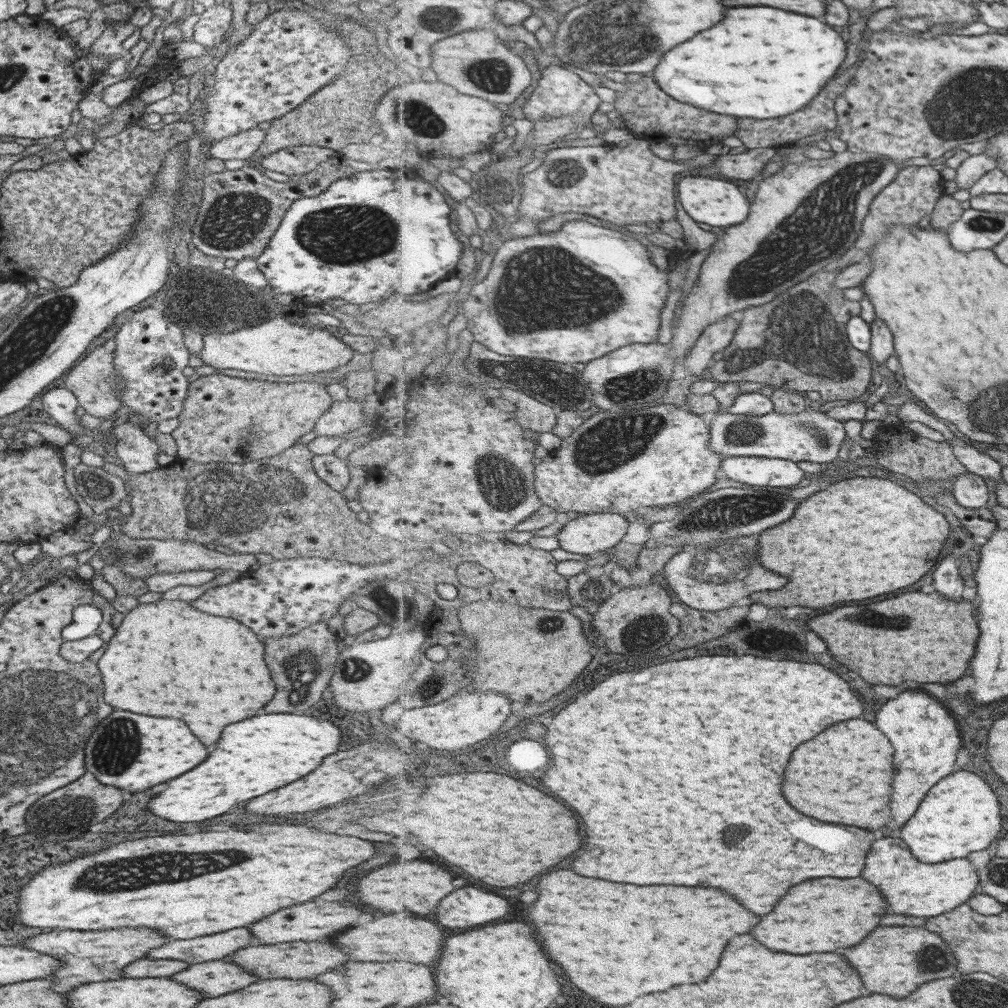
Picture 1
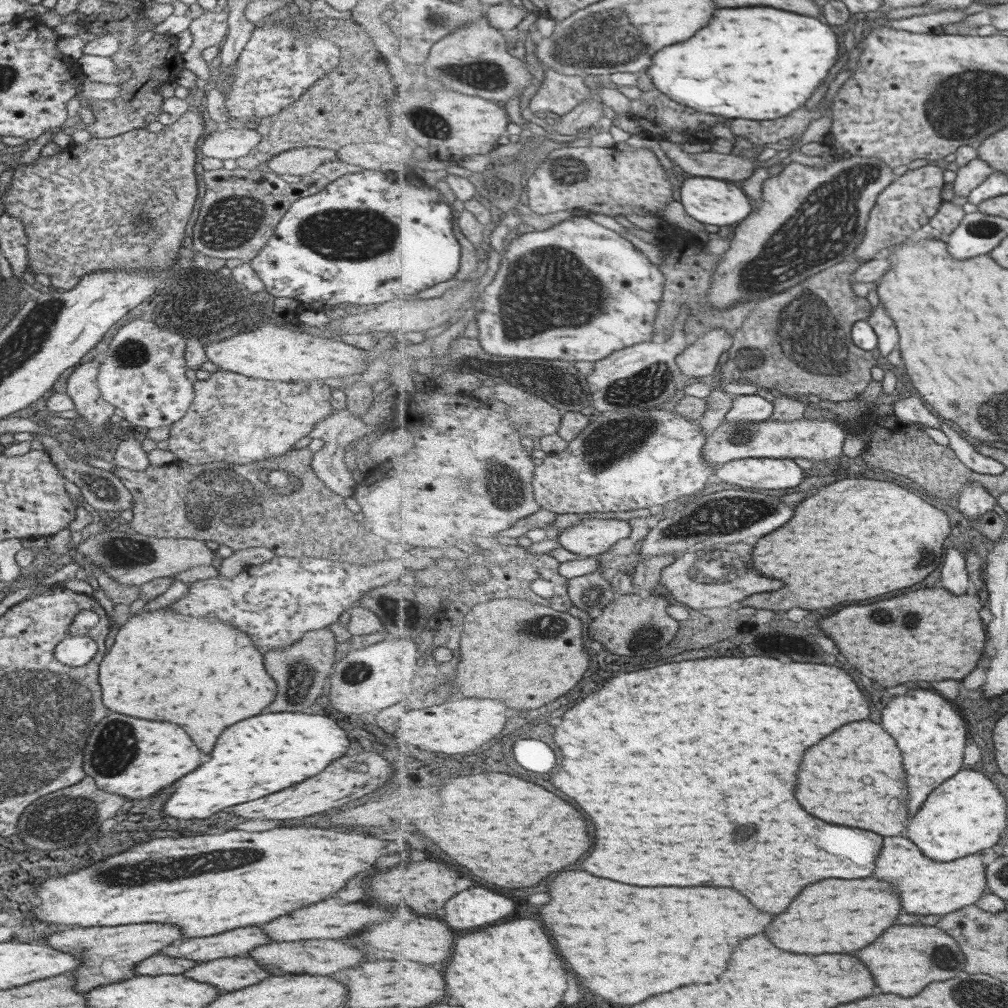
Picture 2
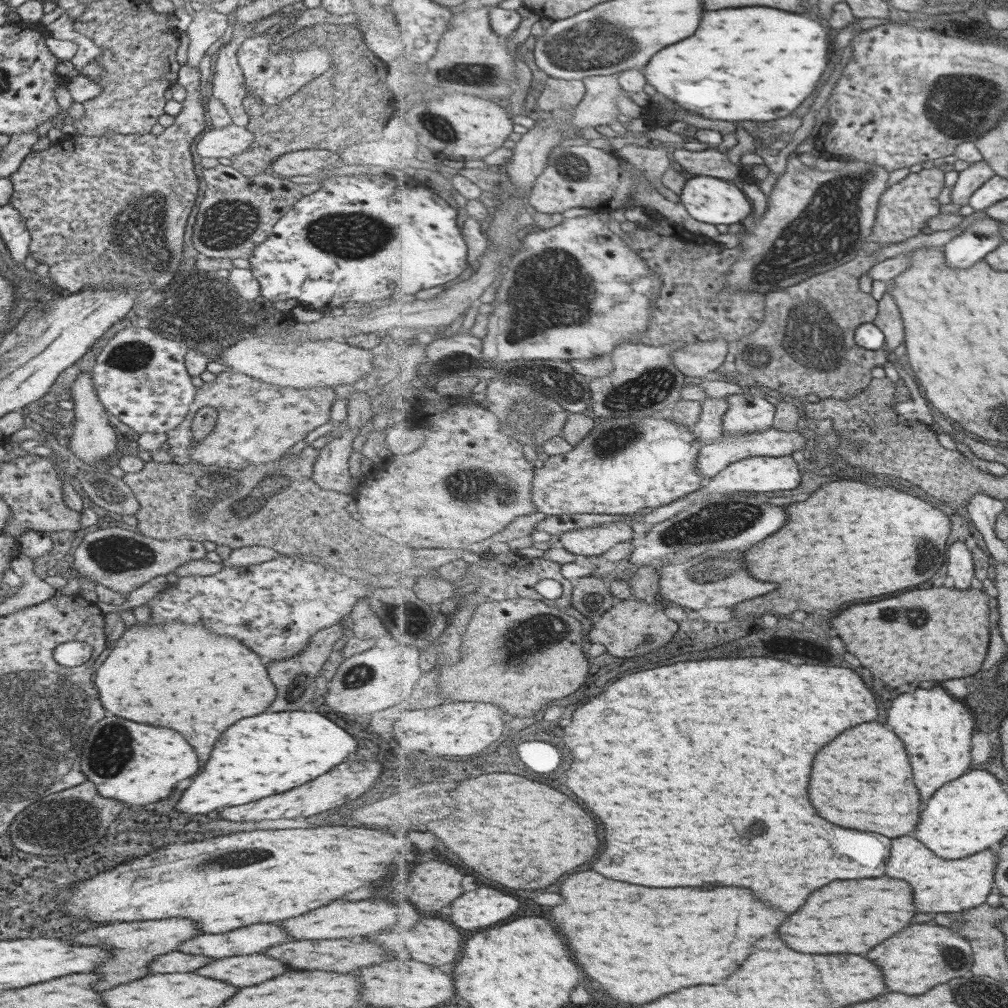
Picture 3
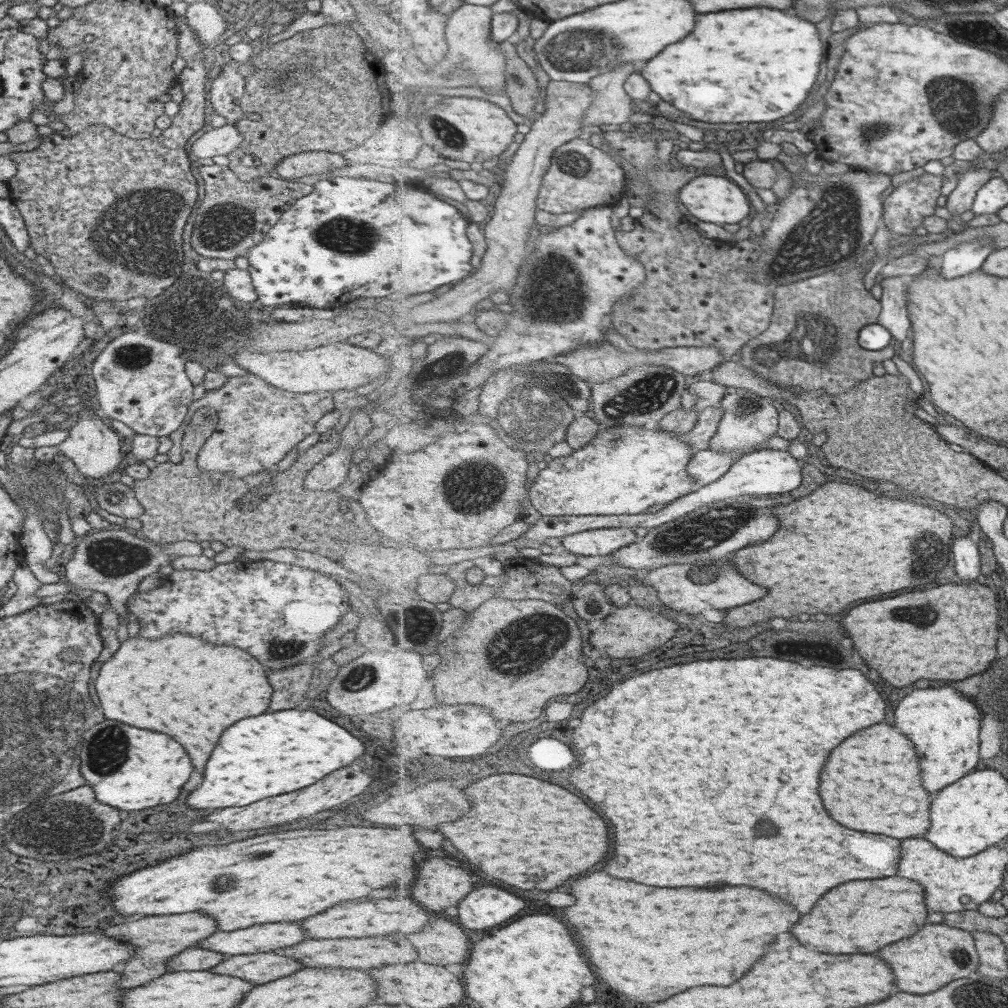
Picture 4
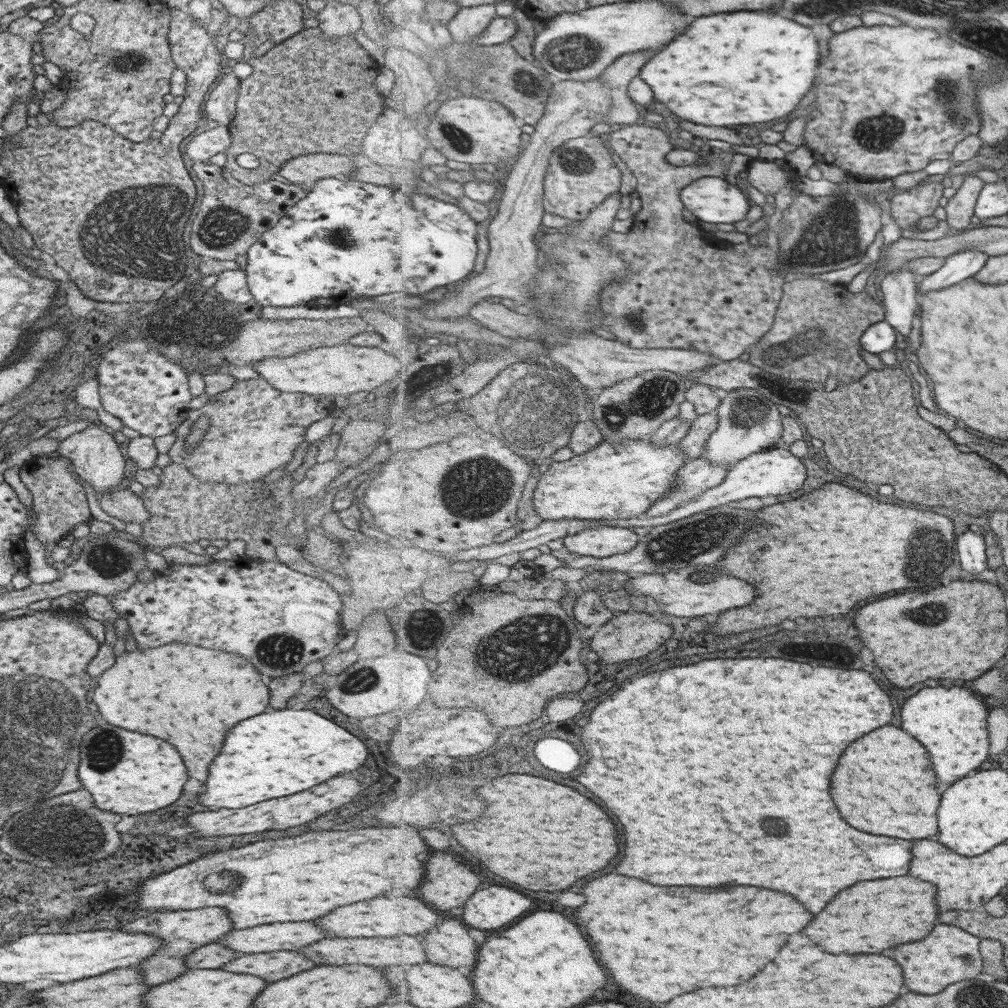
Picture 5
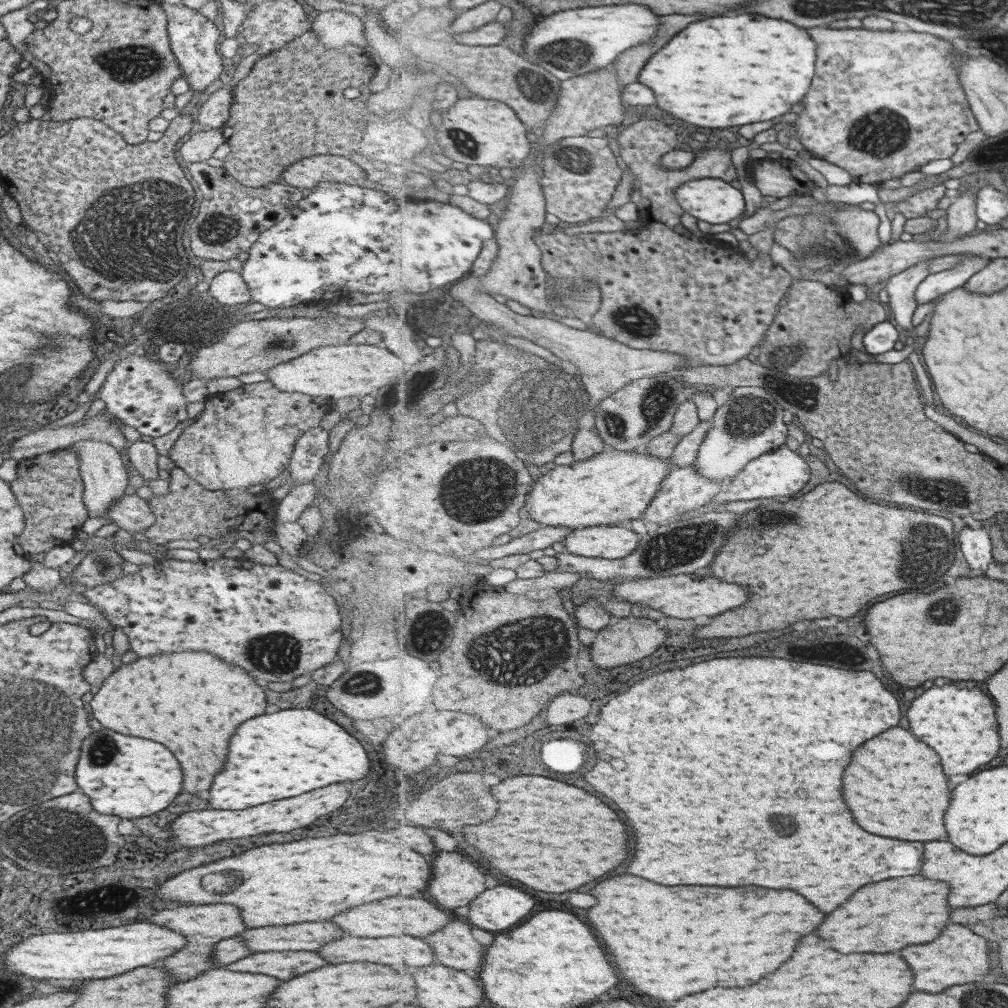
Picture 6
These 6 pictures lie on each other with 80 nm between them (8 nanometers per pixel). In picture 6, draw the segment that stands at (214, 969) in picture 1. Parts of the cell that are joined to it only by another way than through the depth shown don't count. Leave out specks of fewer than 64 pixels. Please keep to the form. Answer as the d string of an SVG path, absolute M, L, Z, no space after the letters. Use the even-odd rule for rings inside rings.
M260 952L241 957L223 965L223 968L231 972L264 974L289 980L289 976L299 976L325 964L327 962L315 952Z

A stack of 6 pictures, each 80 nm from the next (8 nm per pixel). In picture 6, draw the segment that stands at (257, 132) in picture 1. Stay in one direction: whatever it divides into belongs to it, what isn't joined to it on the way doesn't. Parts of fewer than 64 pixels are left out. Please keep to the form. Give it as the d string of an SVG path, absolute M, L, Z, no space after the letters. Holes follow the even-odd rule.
M220 128L208 131L201 130L192 134L188 140L181 144L179 154L187 164L201 162L211 157L215 148L225 140Z

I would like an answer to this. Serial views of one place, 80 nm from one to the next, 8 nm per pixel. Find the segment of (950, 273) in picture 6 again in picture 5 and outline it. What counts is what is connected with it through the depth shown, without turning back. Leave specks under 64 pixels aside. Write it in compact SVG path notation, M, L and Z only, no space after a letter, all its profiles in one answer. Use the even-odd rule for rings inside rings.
M978 250L952 254L946 259L945 266L922 280L918 288L920 294L930 290L943 290L975 276L987 264L989 257L988 254Z

